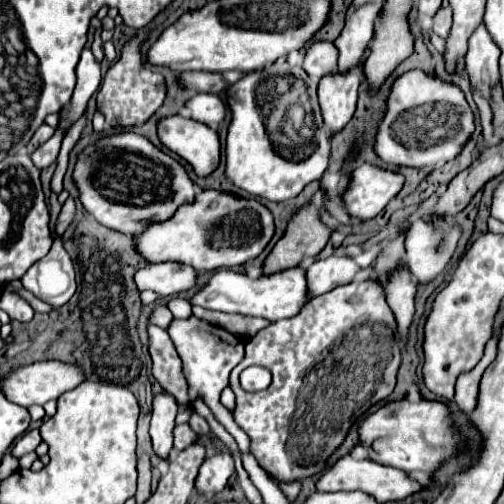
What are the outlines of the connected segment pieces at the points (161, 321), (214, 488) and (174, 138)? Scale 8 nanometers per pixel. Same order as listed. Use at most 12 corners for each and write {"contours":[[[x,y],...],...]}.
{"contours":[[[157,305],[149,315],[149,323],[165,329],[165,321],[173,319],[167,305]],[[217,453],[201,465],[195,487],[219,493],[235,473],[233,457]],[[189,117],[157,121],[161,143],[199,177],[217,169],[217,131]]]}

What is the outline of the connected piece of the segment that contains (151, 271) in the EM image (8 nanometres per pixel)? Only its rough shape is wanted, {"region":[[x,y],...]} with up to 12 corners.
{"region":[[149,263],[133,275],[161,297],[195,287],[189,265]]}

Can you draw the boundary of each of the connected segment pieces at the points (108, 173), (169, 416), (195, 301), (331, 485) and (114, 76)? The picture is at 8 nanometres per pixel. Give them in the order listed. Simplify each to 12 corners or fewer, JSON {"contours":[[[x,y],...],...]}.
{"contours":[[[131,131],[77,155],[79,201],[125,235],[195,199],[173,157]],[[155,395],[151,441],[159,459],[169,459],[177,401]],[[219,269],[191,299],[213,311],[297,315],[307,301],[305,271],[257,279]],[[349,454],[327,467],[317,491],[363,491],[401,501],[423,485]],[[131,39],[105,73],[97,109],[111,127],[143,125],[165,101]]]}

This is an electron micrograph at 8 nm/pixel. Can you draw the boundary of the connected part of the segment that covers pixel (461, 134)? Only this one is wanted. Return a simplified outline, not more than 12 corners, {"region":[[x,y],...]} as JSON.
{"region":[[415,69],[393,81],[373,149],[389,165],[457,157],[461,89]]}

